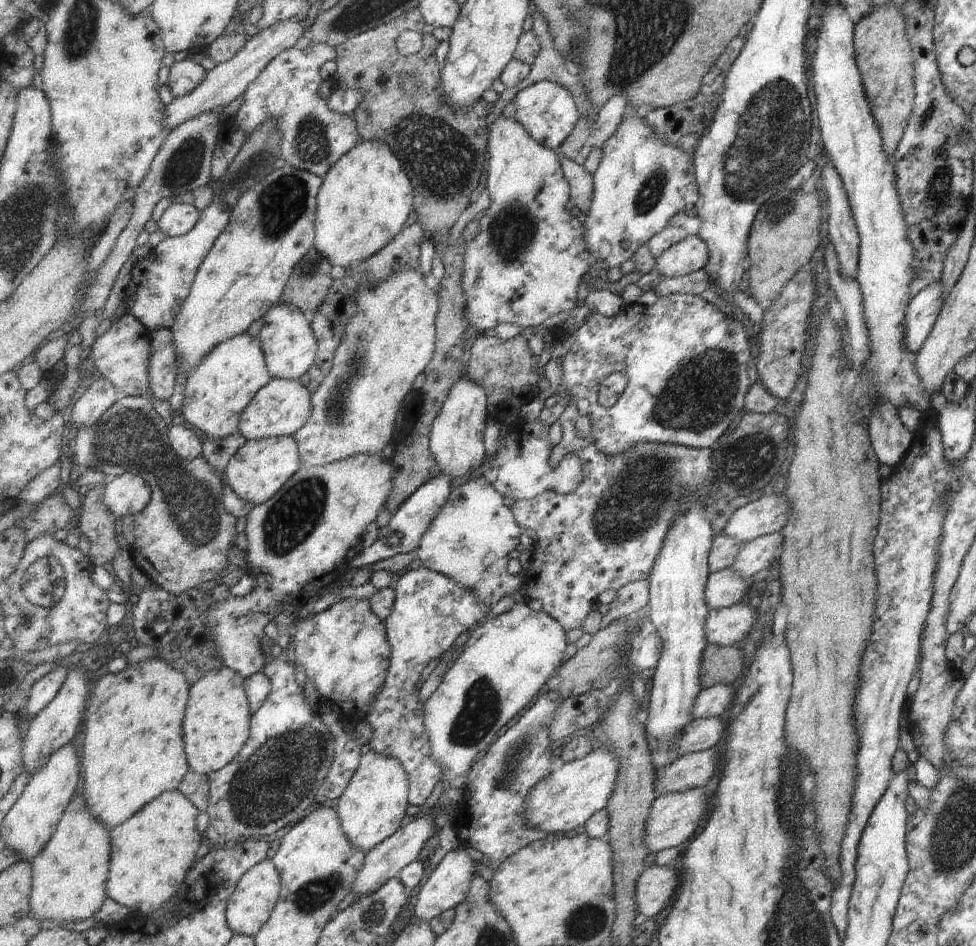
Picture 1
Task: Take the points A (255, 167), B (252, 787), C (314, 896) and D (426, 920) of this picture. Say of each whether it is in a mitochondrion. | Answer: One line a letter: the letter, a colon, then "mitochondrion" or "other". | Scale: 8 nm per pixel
A: mitochondrion
B: mitochondrion
C: mitochondrion
D: other

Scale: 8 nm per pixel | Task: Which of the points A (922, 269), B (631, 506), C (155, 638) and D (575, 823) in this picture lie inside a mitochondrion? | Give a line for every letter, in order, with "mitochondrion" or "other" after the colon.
A: mitochondrion
B: mitochondrion
C: other
D: other

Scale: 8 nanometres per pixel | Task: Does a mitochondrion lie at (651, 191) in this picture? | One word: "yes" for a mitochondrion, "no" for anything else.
yes

